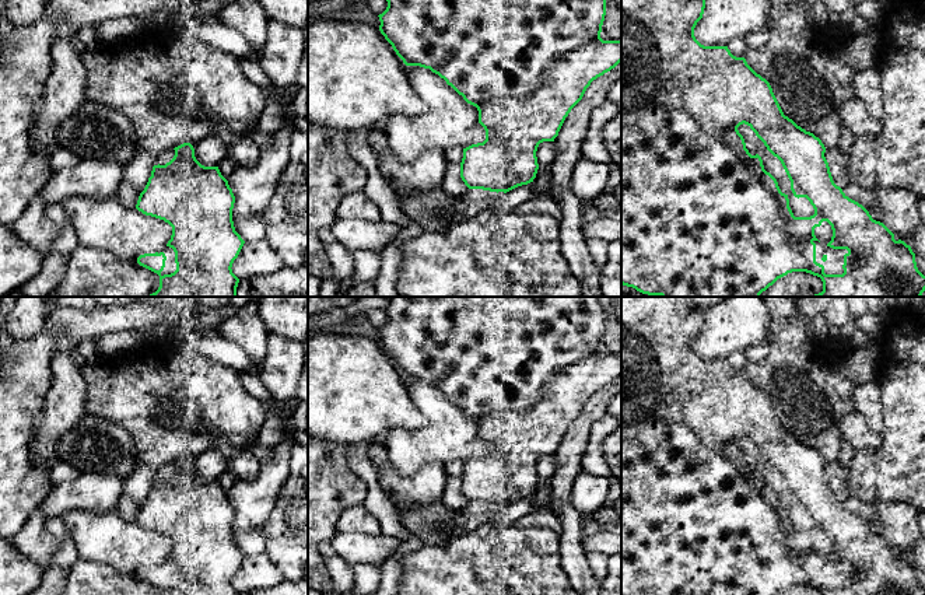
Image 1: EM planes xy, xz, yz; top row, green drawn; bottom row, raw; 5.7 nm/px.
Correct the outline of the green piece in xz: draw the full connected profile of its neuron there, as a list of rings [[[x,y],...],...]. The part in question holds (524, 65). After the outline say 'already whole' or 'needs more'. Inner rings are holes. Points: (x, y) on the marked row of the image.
[[[386,0],[386,10],[379,14],[379,31],[392,45],[396,55],[406,66],[430,69],[446,81],[463,99],[479,111],[479,123],[486,130],[483,143],[463,148],[460,162],[460,178],[469,189],[490,192],[509,192],[518,186],[528,185],[536,178],[539,164],[536,151],[540,143],[554,141],[571,112],[582,99],[586,88],[593,80],[614,69],[621,62],[621,41],[603,41],[602,25],[606,15],[606,0]]] | already whole

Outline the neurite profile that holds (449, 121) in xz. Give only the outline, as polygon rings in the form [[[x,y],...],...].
[[[406,66],[411,85],[416,88],[420,99],[427,106],[427,112],[417,116],[393,115],[386,119],[385,134],[393,153],[403,162],[414,162],[428,150],[442,150],[444,153],[453,147],[466,148],[472,144],[486,140],[486,130],[479,123],[479,111],[467,104],[444,78],[430,69],[420,66]]]

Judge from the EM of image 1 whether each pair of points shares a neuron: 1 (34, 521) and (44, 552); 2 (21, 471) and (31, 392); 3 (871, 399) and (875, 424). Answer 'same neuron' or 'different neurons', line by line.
1: same neuron
2: same neuron
3: same neuron

